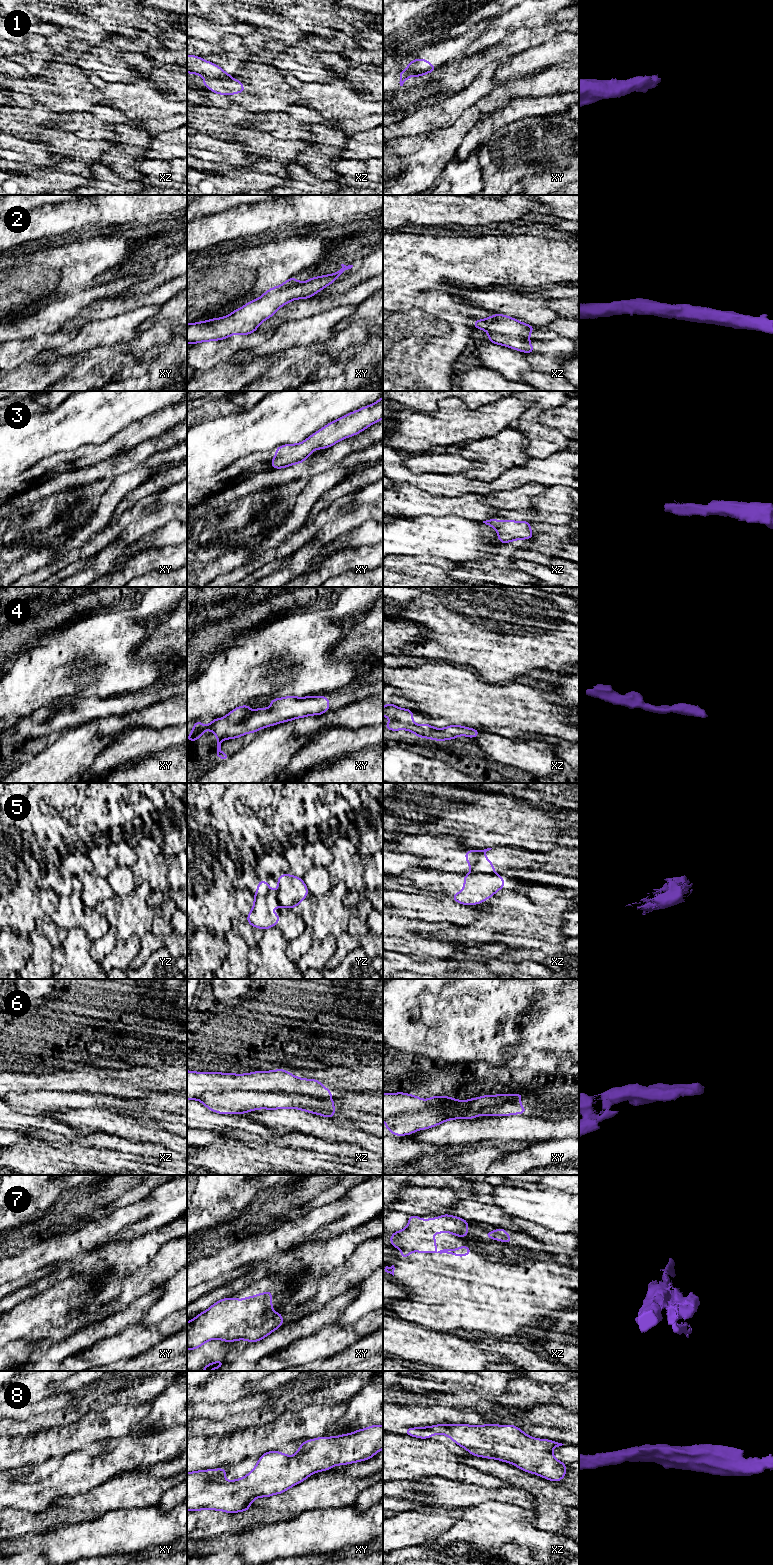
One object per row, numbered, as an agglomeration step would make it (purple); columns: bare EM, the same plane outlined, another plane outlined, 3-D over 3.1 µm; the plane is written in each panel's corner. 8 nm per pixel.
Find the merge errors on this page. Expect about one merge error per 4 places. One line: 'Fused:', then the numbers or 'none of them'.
Fused: 1, 5

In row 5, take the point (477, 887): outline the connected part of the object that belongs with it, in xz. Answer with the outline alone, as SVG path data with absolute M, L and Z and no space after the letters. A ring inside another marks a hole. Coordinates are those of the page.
M464 874L464 889L451 898L463 905L481 904L504 886L505 881L499 874Z

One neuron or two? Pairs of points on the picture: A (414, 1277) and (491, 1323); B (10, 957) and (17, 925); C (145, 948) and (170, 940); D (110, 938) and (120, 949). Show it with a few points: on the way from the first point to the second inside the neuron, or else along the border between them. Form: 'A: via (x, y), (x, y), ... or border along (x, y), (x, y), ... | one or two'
A: via (433, 1277), (445, 1277), (472, 1304) | one
B: via (12, 949), (12, 946), (22, 936), (21, 933) | one
C: via (151, 943), (164, 941) | one
D: border along (117, 941), (101, 962) | two

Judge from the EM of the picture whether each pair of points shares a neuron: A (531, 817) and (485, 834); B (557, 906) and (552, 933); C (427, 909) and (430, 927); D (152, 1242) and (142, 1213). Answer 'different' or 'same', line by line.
A: same
B: different
C: different
D: same

